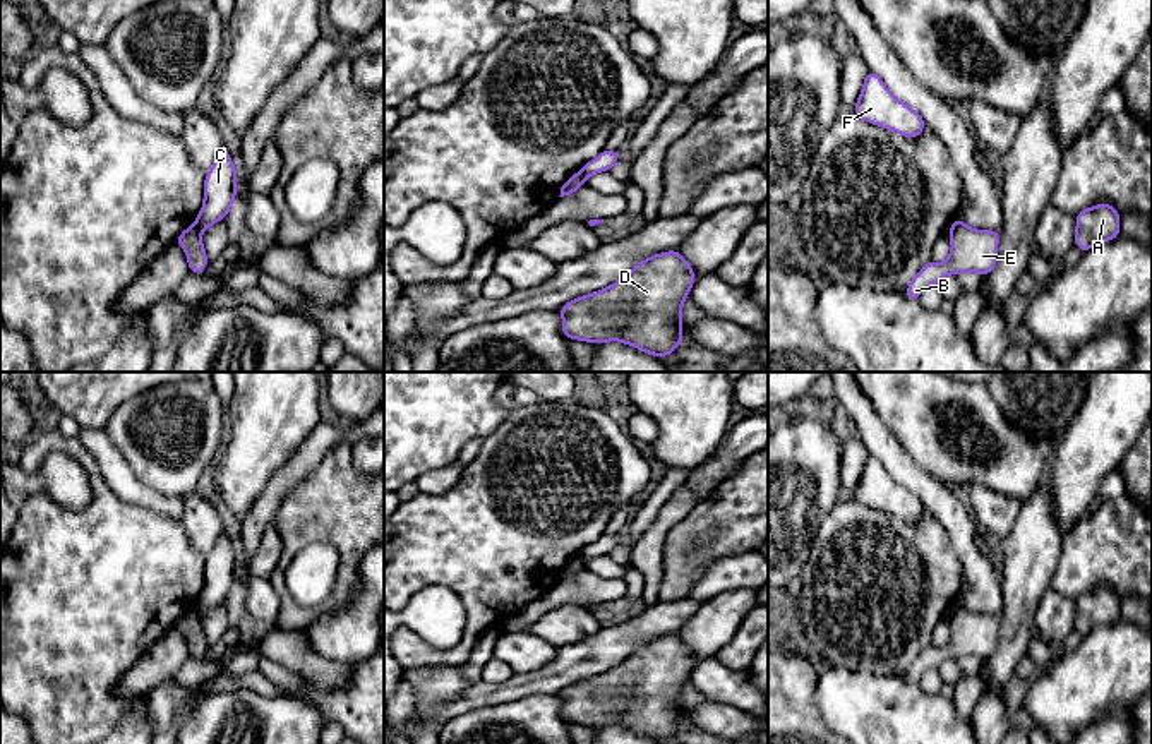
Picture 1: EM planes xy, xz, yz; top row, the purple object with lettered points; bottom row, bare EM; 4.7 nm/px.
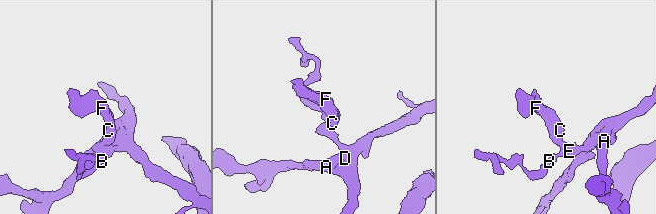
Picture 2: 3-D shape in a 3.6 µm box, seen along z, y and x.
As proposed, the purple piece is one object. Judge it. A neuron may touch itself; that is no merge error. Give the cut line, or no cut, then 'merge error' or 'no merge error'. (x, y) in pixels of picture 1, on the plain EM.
xy (196, 606), (201, 616) | merge error

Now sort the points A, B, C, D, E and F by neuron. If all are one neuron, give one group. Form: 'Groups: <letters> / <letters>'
Groups: A B D E / C F

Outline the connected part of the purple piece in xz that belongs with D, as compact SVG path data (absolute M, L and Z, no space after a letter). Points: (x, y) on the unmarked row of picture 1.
M679 634L646 641L617 667L562 689L562 718L591 729L622 725L663 742L684 723L682 686L694 663Z

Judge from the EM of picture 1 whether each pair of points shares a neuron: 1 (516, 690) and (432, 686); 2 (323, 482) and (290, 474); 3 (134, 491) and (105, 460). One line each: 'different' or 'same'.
1: different
2: different
3: same

